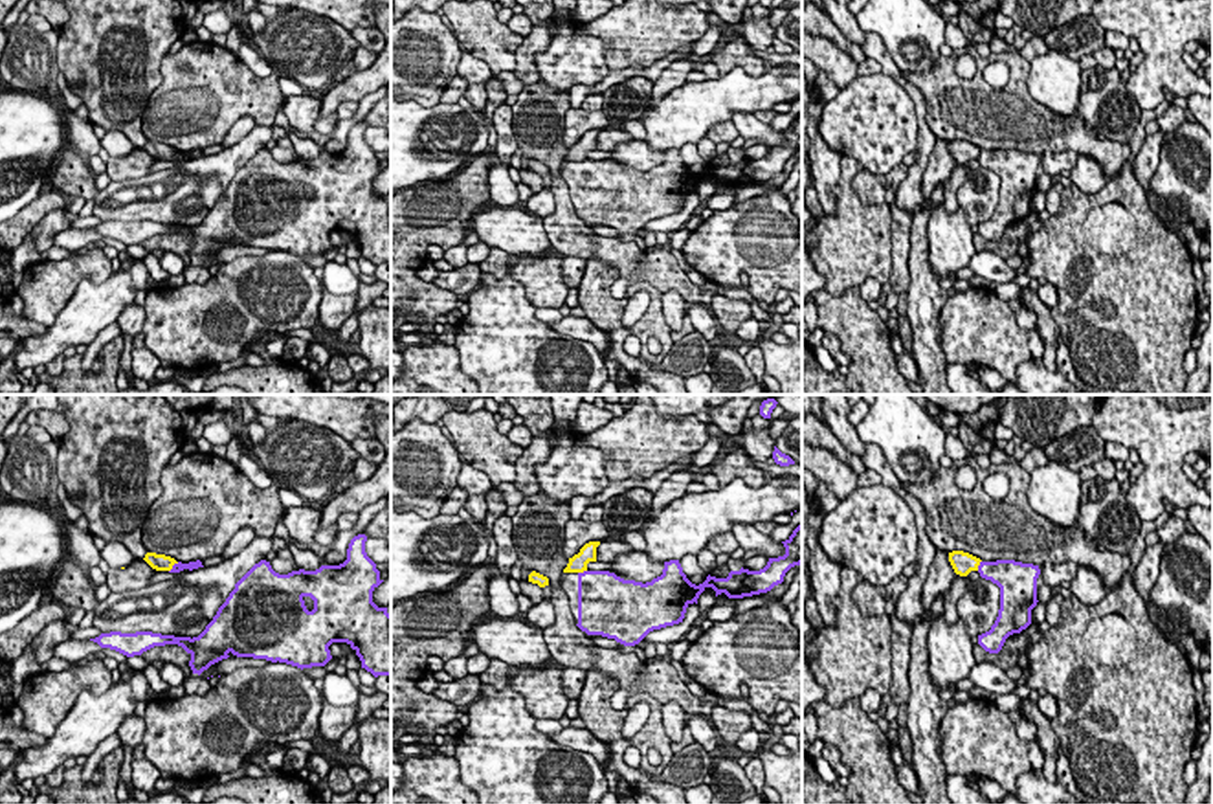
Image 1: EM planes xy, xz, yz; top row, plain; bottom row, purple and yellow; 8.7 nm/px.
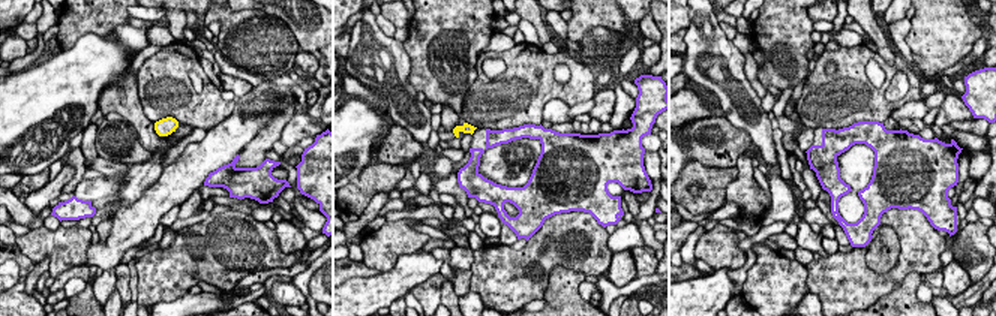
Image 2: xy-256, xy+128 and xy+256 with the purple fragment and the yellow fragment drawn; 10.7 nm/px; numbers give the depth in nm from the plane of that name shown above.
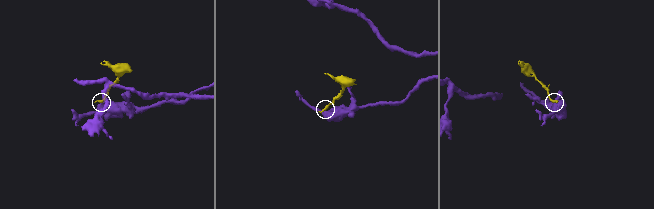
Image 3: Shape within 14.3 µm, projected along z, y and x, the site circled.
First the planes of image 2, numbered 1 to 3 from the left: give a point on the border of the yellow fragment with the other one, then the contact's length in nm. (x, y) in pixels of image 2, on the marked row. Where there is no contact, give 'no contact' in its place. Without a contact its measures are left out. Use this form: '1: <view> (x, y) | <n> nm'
1: no contact
2: no contact
3: no contact

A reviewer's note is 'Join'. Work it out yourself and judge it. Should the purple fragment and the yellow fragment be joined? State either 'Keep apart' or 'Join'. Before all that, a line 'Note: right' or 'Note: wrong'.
Note: right
Join

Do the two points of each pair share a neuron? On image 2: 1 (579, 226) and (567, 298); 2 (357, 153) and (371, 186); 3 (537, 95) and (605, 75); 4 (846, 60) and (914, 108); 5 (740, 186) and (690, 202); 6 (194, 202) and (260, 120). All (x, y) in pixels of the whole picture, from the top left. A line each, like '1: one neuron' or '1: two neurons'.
1: two neurons
2: two neurons
3: two neurons
4: two neurons
5: two neurons
6: two neurons

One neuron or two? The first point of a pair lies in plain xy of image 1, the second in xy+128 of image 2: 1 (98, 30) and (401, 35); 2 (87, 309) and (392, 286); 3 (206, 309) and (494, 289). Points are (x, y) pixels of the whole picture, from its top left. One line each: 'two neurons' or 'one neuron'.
1: two neurons
2: one neuron
3: one neuron

